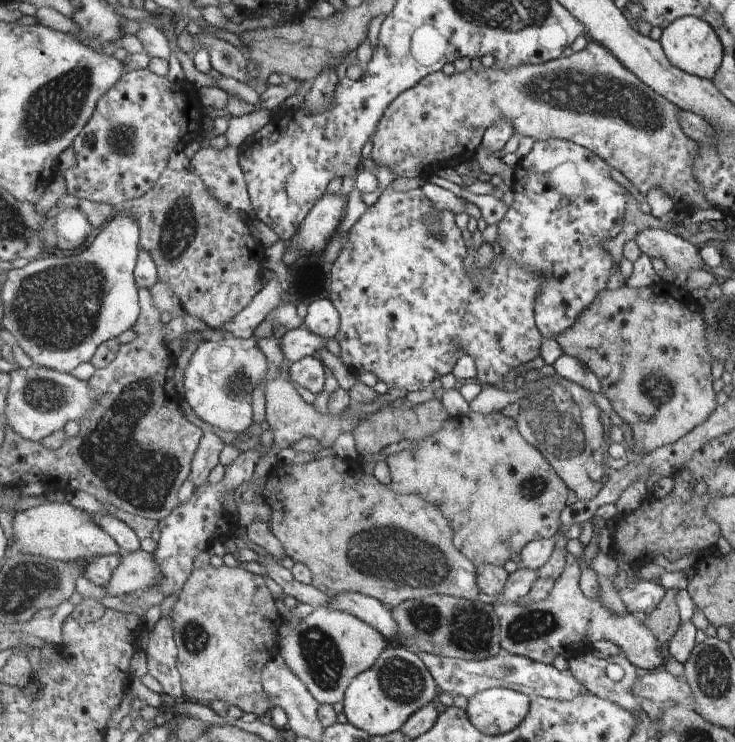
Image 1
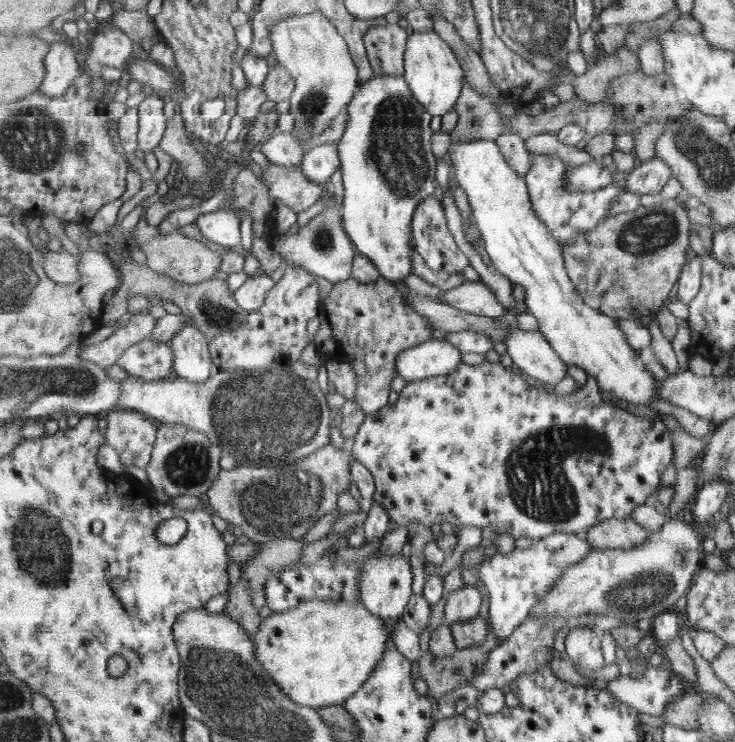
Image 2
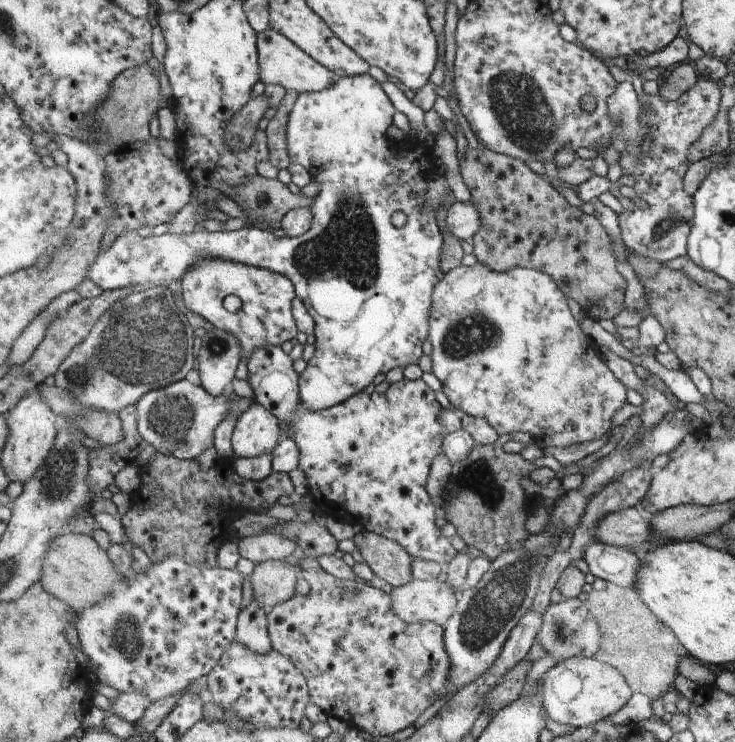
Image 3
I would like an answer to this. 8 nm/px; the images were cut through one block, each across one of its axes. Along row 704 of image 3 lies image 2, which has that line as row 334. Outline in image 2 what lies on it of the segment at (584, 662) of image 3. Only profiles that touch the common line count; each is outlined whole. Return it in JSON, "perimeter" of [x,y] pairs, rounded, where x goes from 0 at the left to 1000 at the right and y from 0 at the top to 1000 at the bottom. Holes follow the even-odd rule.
{"perimeter":[[[649,187],[616,193],[615,189],[610,218],[619,225],[620,243],[635,260],[644,292],[646,292],[652,311],[660,323],[660,338],[675,361],[675,367],[686,371],[695,383],[707,384],[714,389],[716,420],[731,429],[732,446],[747,458],[747,466],[773,492],[789,493],[800,505],[810,508],[818,528],[829,528],[829,531],[864,546],[880,547],[883,542],[895,536],[893,528],[897,512],[891,512],[891,507],[878,497],[875,480],[856,465],[852,450],[841,441],[841,430],[801,412],[785,394],[785,388],[770,364],[763,327],[752,319],[747,305],[733,295],[728,280],[725,280],[714,239],[709,237],[693,221],[678,191],[671,187]]]}

